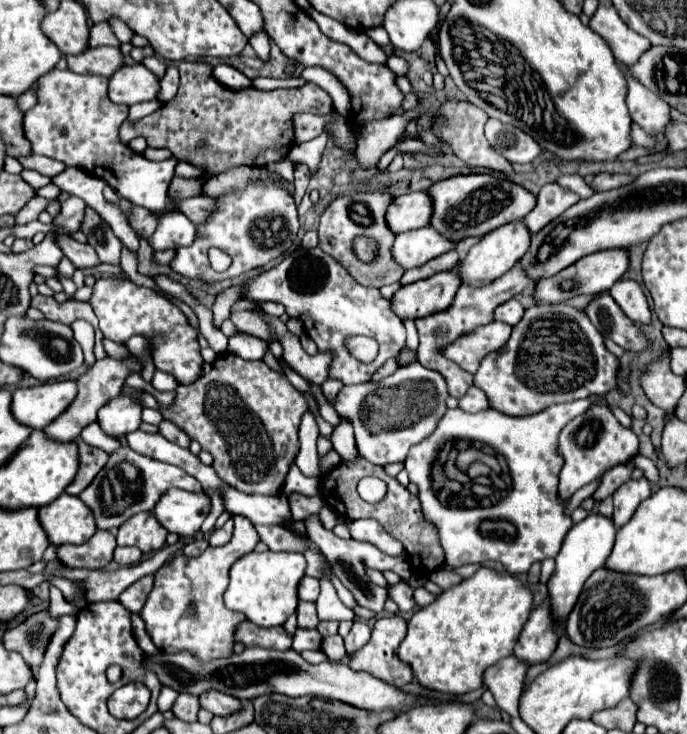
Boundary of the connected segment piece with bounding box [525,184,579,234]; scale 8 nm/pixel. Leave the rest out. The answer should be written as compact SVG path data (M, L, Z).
M547 184L541 188L537 196L537 206L531 210L531 214L525 216L525 222L529 230L535 234L577 202L579 196L575 192L561 188L559 184Z

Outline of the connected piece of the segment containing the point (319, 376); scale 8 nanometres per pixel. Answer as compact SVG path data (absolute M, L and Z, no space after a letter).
M267 316L267 322L273 326L275 332L279 332L279 340L283 344L283 360L291 366L291 370L295 370L299 376L303 376L305 380L309 380L311 384L315 386L321 386L327 378L329 378L329 366L333 362L333 352L327 350L327 352L319 352L315 356L309 356L301 344L299 344L299 338L289 334L285 324L279 320L279 318L273 318L273 316Z

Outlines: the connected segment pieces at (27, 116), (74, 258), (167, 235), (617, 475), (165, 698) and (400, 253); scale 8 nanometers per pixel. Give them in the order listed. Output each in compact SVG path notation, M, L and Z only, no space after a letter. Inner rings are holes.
M53 68L37 80L35 92L37 104L23 114L23 132L35 154L49 156L67 168L73 166L101 178L135 206L151 212L167 208L167 188L179 160L171 156L163 162L151 162L121 142L119 126L127 118L129 106L107 100L105 76L81 76L71 70Z
M59 236L59 246L63 254L75 264L75 268L95 268L101 264L95 248L89 244L75 242L71 236Z
M161 212L157 214L157 228L147 242L153 250L169 250L179 246L191 246L195 240L195 224L187 220L181 212Z
M619 464L619 466L611 468L611 470L603 476L601 486L595 490L593 500L595 500L595 502L601 502L603 498L611 496L621 484L625 484L625 482L631 478L631 470L633 470L633 464Z
M163 688L161 694L159 694L159 710L161 710L161 712L169 710L169 708L173 706L175 698L177 698L177 692L175 692L175 690L171 690L171 688Z
M425 226L425 228L417 228L417 230L399 234L395 238L393 254L395 254L395 260L399 260L399 264L403 264L403 268L407 270L407 268L425 264L431 258L437 258L453 250L455 246L457 246L455 242L435 232L433 226Z

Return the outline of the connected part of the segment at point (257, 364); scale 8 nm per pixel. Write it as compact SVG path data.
M221 352L209 374L201 376L189 386L177 388L177 400L171 408L161 408L165 420L171 420L181 430L185 430L193 440L201 444L203 450L211 452L213 468L221 480L227 480L233 488L245 494L279 494L285 476L299 454L299 422L309 410L305 396L291 386L291 382L279 372L271 370L263 360L243 360L231 352Z

